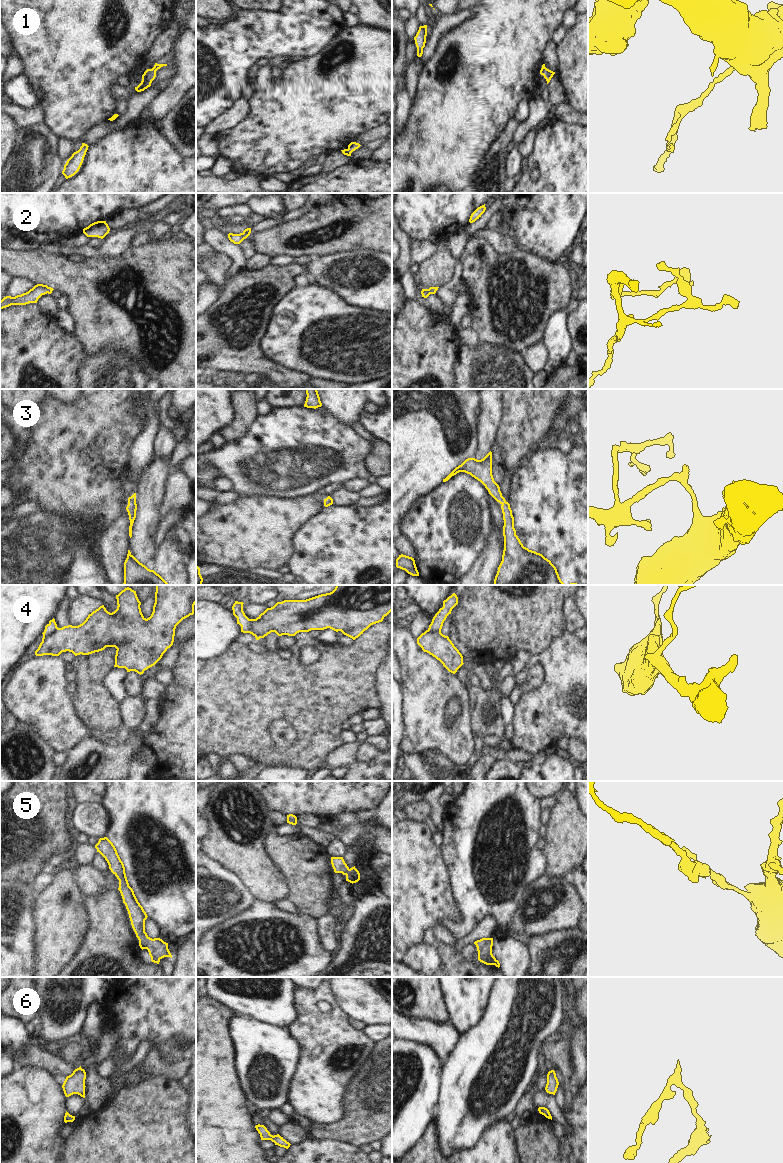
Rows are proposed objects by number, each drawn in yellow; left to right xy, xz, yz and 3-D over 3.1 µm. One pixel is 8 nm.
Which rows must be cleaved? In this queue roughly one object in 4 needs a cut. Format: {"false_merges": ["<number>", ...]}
{"false_merges": ["4"]}

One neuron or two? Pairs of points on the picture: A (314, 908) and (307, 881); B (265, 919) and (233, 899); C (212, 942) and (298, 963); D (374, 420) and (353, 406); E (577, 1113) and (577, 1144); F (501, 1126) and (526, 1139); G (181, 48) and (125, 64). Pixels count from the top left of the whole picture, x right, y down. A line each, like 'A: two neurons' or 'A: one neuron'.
A: one neuron
B: two neurons
C: one neuron
D: two neurons
E: one neuron
F: two neurons
G: two neurons

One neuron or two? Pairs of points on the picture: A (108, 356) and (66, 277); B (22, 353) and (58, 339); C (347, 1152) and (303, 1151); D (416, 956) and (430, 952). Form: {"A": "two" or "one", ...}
{"A": "two", "B": "one", "C": "one", "D": "one"}

